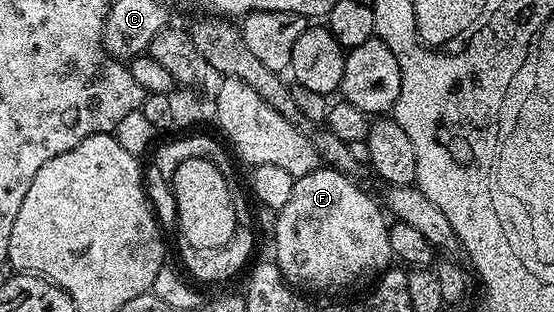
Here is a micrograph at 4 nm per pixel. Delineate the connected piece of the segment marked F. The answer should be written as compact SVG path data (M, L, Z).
M319 168L308 176L294 179L292 196L288 204L277 211L277 222L272 233L273 261L278 263L282 277L291 287L314 296L334 294L337 290L350 290L353 286L360 285L365 278L377 279L391 269L394 253L392 244L388 244L390 228L387 215L383 207L377 201L374 203L361 188L363 187L357 181L329 168Z

